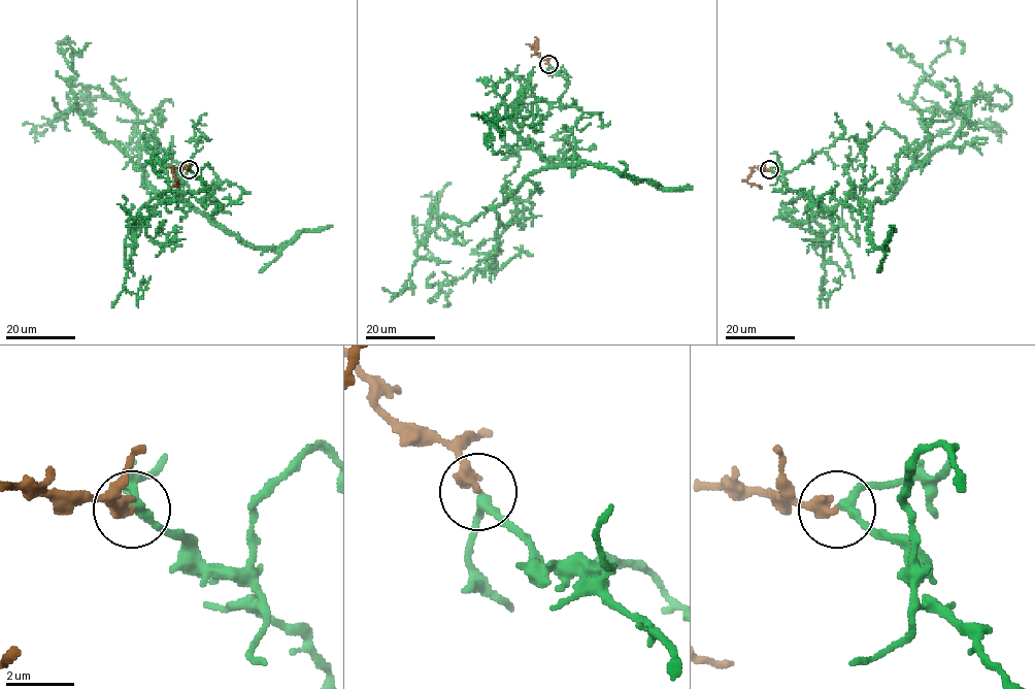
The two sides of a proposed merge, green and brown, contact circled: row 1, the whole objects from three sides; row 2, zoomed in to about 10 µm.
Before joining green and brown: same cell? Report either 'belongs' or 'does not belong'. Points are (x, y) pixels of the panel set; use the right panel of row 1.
belongs

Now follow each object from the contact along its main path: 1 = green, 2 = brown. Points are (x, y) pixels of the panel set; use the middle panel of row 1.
1: (548, 64), (566, 91), (518, 99), (507, 115), (545, 167), (467, 224), (435, 206), (422, 256)
2: (548, 64), (532, 47), (536, 41), (537, 48), (531, 55)

